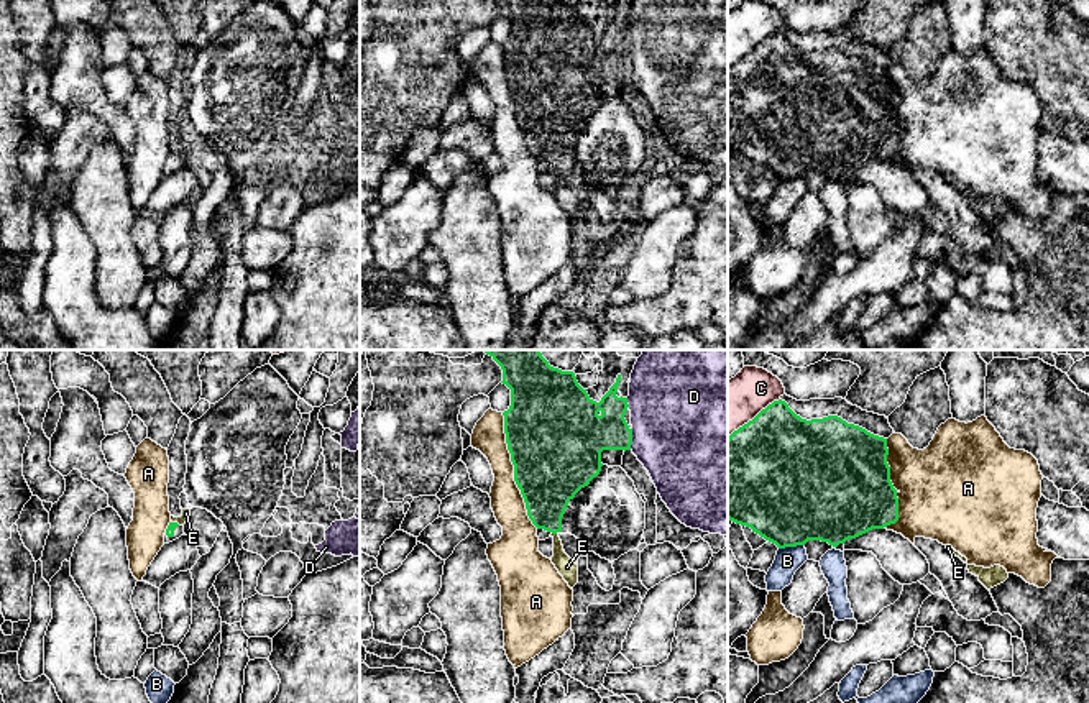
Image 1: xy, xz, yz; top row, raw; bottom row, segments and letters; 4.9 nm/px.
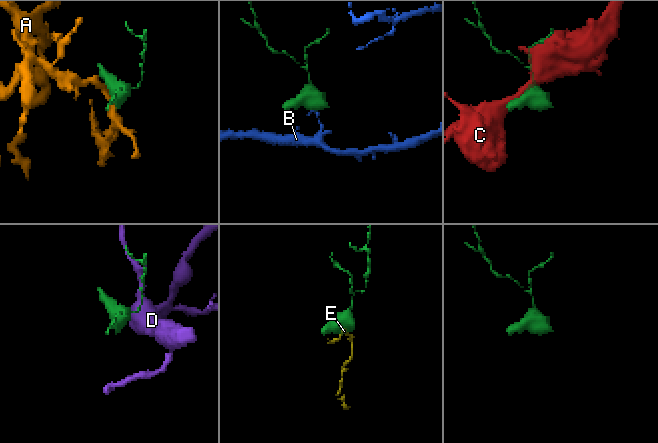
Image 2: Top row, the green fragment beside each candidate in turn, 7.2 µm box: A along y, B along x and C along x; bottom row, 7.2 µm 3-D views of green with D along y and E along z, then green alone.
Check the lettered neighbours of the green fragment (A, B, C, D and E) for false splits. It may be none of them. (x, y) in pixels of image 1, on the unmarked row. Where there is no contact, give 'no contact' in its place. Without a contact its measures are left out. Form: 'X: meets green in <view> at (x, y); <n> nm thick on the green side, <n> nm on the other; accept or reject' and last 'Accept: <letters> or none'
A: meets green in xz at (514, 102); 460 nm thick on the green side, 160 nm on the other; reject
B: meets green in yz at (790, 178); 480 nm thick on the green side, 130 nm on the other; reject
C: meets green in yz at (754, 50); 500 nm thick on the green side, 240 nm on the other; reject
D: meets green in xz at (631, 71); 260 nm thick on the green side, 480 nm on the other; reject
E: meets green in xz at (554, 165); 280 nm thick on the green side, 90 nm on the other; accept
Accept: E

